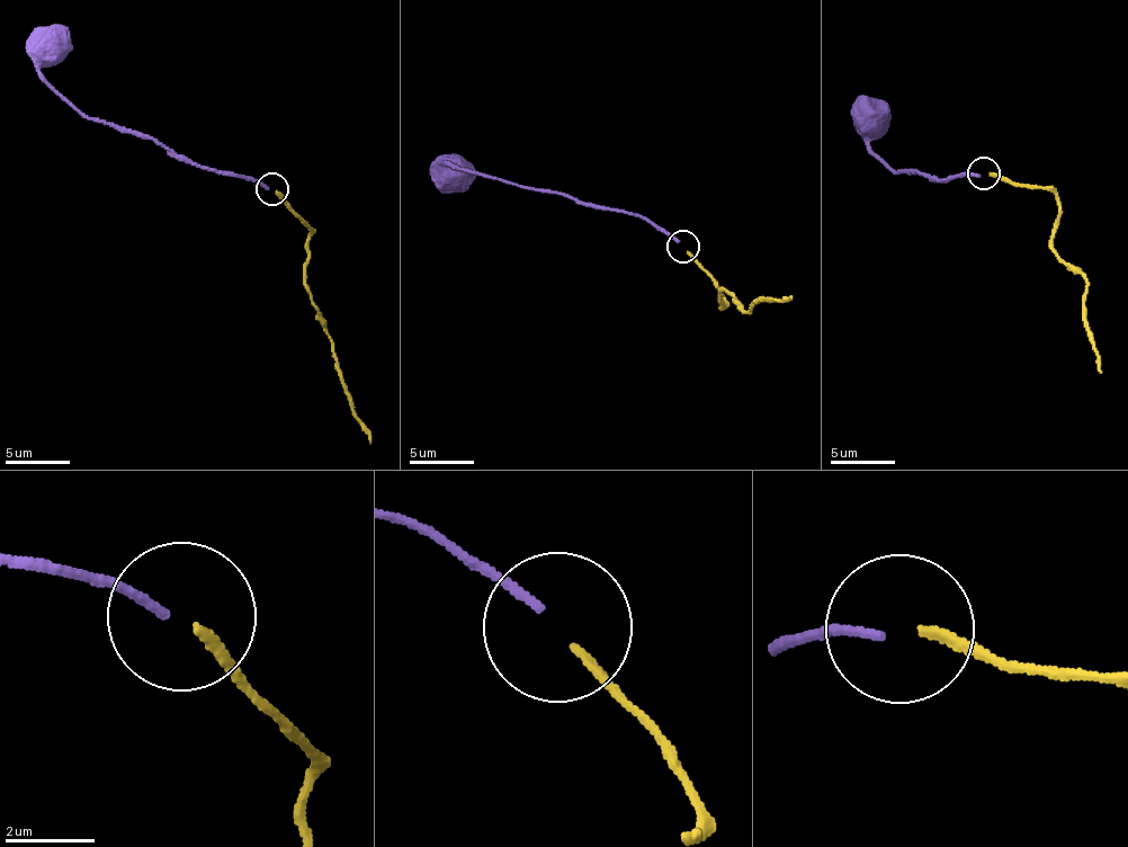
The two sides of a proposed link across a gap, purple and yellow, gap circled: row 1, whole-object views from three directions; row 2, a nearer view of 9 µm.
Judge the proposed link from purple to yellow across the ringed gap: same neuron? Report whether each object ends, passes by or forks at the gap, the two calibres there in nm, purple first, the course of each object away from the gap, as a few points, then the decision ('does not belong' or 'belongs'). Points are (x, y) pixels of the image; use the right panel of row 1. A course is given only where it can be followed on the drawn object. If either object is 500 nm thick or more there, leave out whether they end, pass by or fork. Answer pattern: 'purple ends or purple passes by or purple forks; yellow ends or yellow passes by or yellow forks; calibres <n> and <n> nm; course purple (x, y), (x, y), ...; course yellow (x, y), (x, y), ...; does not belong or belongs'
purple ends; yellow ends; calibres 200 and 200 nm; course purple (978, 174), (941, 183), (916, 172), (895, 174), (868, 144), (882, 121), (878, 100); course yellow (988, 171), (1015, 186), (1045, 188), (1055, 195), (1058, 220), (1052, 249), (1084, 277), (1085, 324), (1102, 374); belongs

